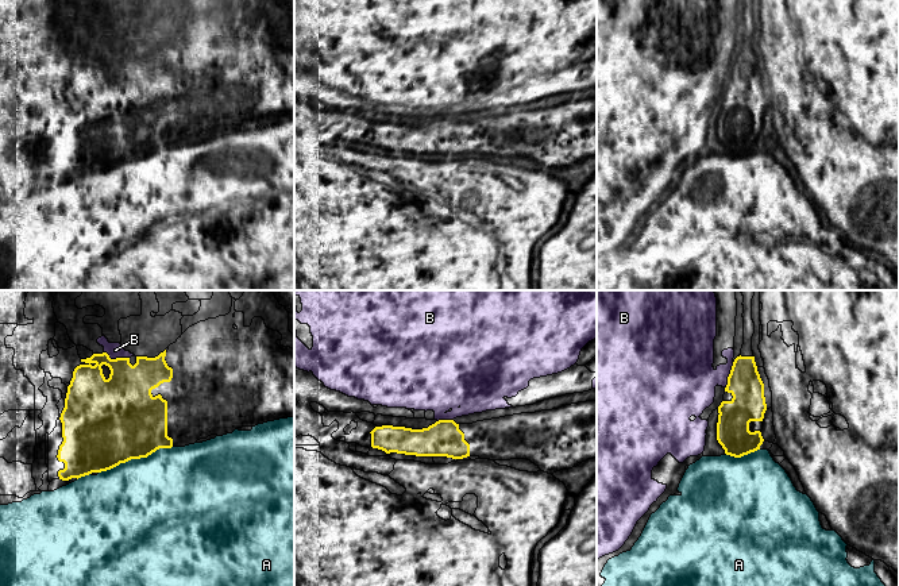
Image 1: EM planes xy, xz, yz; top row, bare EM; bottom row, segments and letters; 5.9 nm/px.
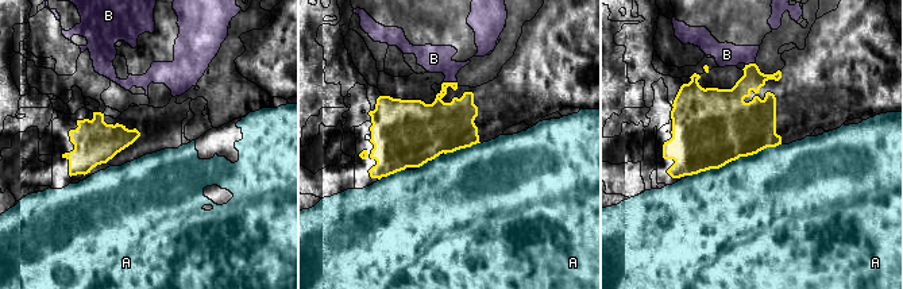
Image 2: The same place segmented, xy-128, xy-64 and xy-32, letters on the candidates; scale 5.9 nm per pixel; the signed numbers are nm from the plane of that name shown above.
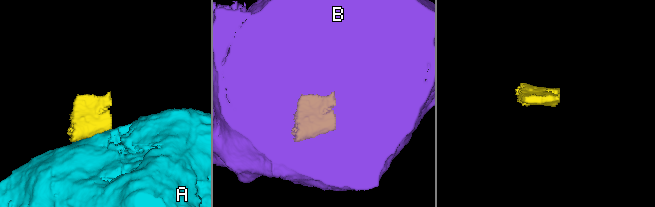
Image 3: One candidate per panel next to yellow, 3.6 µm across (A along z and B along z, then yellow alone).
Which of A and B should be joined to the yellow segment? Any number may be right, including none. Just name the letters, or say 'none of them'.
none of them

